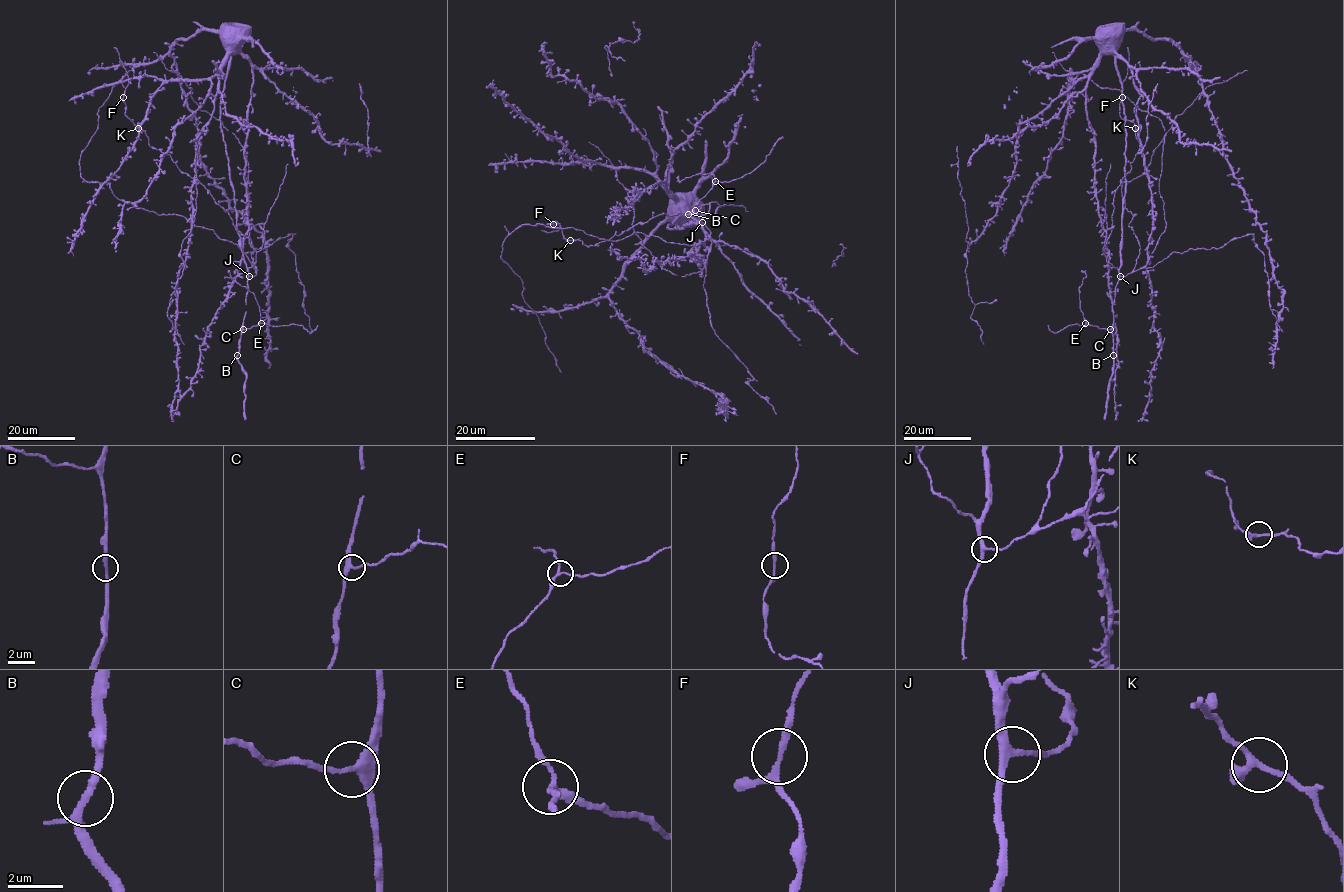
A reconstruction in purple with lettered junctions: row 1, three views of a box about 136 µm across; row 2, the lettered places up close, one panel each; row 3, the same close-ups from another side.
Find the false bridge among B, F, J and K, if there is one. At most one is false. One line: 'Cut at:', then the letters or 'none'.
Cut at: none

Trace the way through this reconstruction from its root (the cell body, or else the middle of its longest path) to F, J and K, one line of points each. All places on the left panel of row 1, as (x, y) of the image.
F: (223, 133), (236, 232), (248, 269), (256, 261), (249, 239), (208, 190), (149, 144), (125, 114), (123, 97)
J: (223, 133), (229, 179), (234, 192), (236, 232), (249, 276)
K: (223, 133), (236, 232), (248, 269), (256, 251), (229, 213), (168, 154), (153, 149), (138, 128)

